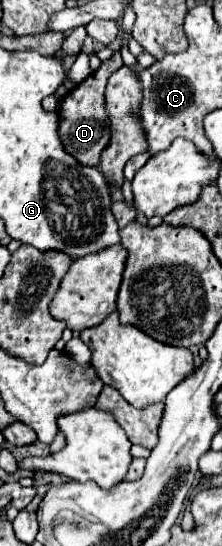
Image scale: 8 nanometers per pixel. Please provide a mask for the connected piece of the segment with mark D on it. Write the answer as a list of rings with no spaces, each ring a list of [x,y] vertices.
[[[115,51],[111,59],[101,61],[101,67],[91,73],[83,83],[79,83],[75,89],[71,89],[59,105],[59,139],[65,147],[65,151],[69,155],[73,155],[79,163],[89,165],[89,167],[97,167],[97,159],[101,155],[101,151],[107,147],[109,143],[109,119],[105,115],[105,107],[103,107],[103,91],[107,85],[107,79],[113,71],[117,71],[117,67],[123,65],[121,53]]]

